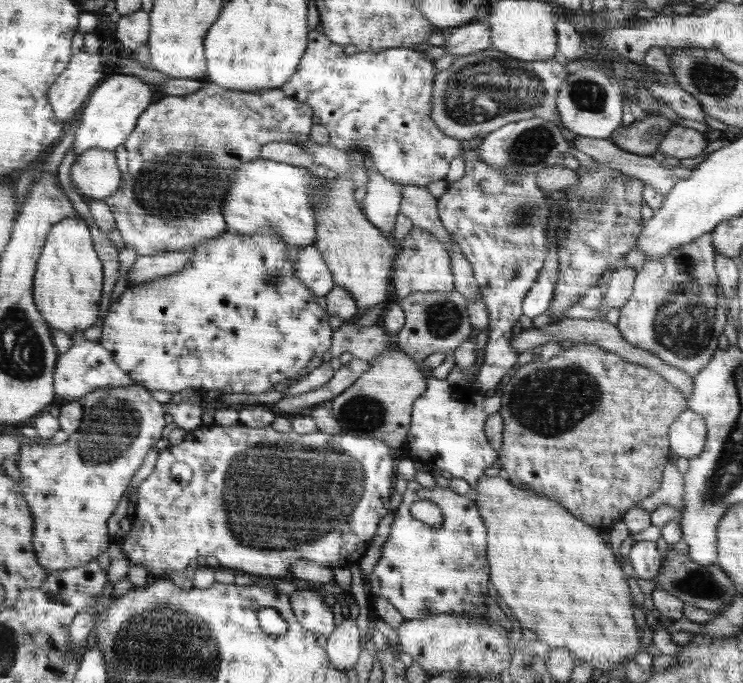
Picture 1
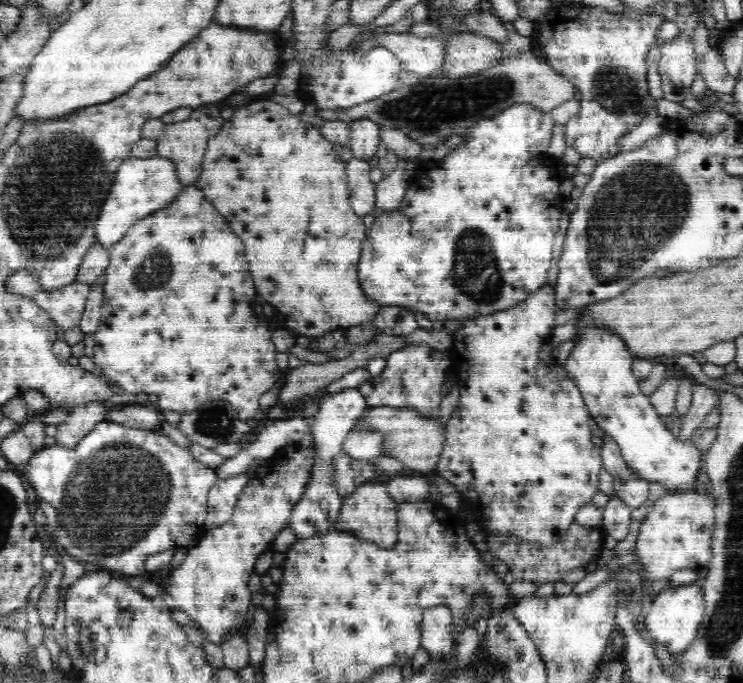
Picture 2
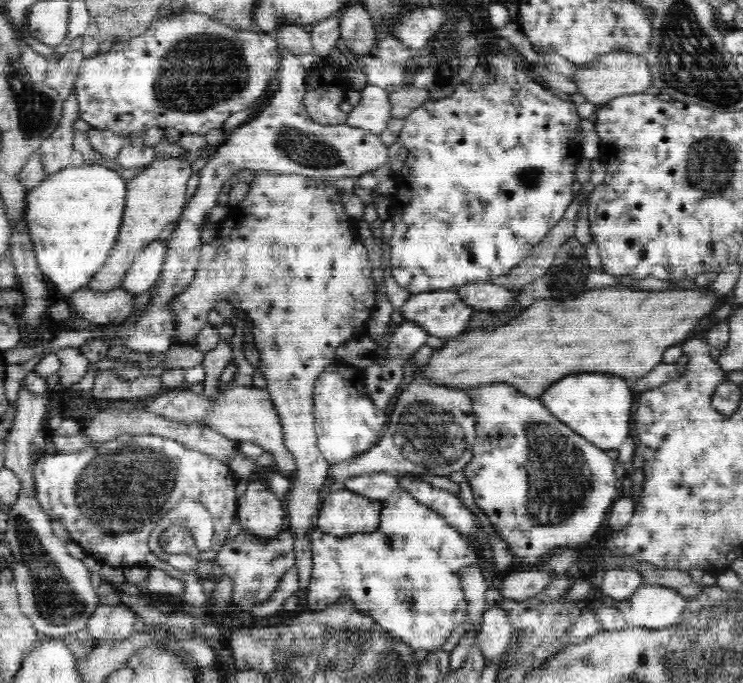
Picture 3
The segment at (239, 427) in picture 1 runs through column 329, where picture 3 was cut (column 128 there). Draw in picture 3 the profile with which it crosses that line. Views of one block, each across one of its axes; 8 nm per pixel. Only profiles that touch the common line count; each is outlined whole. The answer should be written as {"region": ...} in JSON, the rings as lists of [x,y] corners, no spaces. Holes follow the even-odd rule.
{"region":[[[126,433],[102,443],[98,448],[86,447],[81,451],[62,451],[62,454],[44,454],[44,456],[36,462],[36,466],[34,466],[34,497],[38,505],[43,509],[43,512],[45,512],[46,517],[52,518],[52,520],[60,520],[60,524],[66,528],[71,540],[76,540],[76,542],[80,544],[80,548],[83,548],[87,555],[94,557],[98,563],[121,569],[140,565],[141,567],[153,567],[168,572],[168,563],[160,560],[150,551],[150,547],[147,545],[147,536],[153,528],[153,520],[164,516],[166,512],[170,512],[182,498],[191,498],[193,501],[201,502],[210,512],[213,520],[214,534],[211,540],[211,547],[203,553],[200,553],[200,558],[204,560],[204,562],[214,560],[218,552],[220,552],[221,547],[227,542],[226,538],[228,538],[230,524],[234,522],[234,518],[237,518],[238,499],[236,493],[233,492],[236,483],[237,480],[229,472],[228,466],[224,465],[222,461],[210,457],[209,454],[190,449],[181,442],[170,438],[162,438],[156,434],[133,435]],[[222,484],[224,484],[226,490],[230,488],[230,494],[222,494]]]}

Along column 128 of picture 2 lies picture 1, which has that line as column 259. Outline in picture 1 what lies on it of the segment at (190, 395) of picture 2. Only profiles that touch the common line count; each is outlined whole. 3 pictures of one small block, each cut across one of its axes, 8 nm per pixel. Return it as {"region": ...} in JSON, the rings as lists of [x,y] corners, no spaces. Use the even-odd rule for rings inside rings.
{"region":[[[262,230],[261,233],[244,236],[229,232],[221,237],[209,238],[195,246],[196,254],[192,256],[190,264],[178,274],[172,276],[162,276],[146,283],[136,283],[127,289],[109,305],[108,314],[102,328],[102,338],[100,344],[111,352],[113,361],[138,384],[148,390],[165,390],[166,392],[180,392],[186,388],[197,389],[202,392],[209,390],[222,391],[225,393],[260,393],[268,392],[290,383],[294,376],[300,376],[307,368],[308,362],[314,356],[324,357],[324,352],[328,352],[332,345],[332,328],[328,326],[328,313],[324,308],[316,304],[313,290],[306,286],[294,274],[294,264],[288,260],[288,245],[278,238],[272,230]]]}

